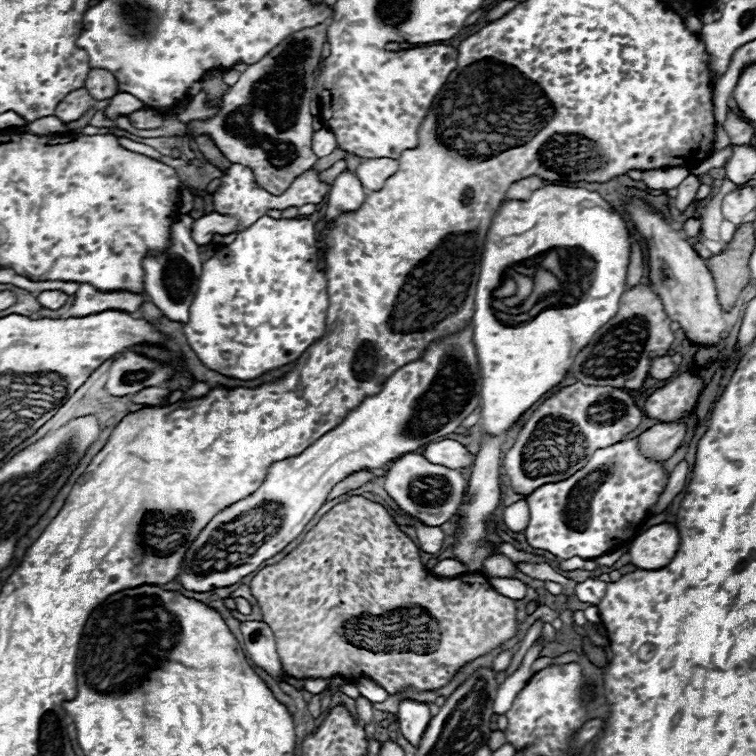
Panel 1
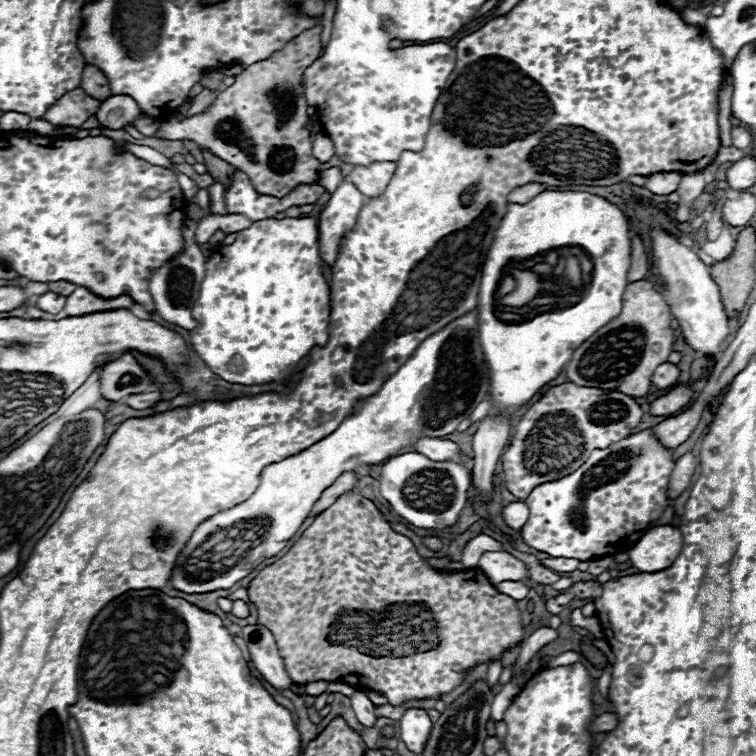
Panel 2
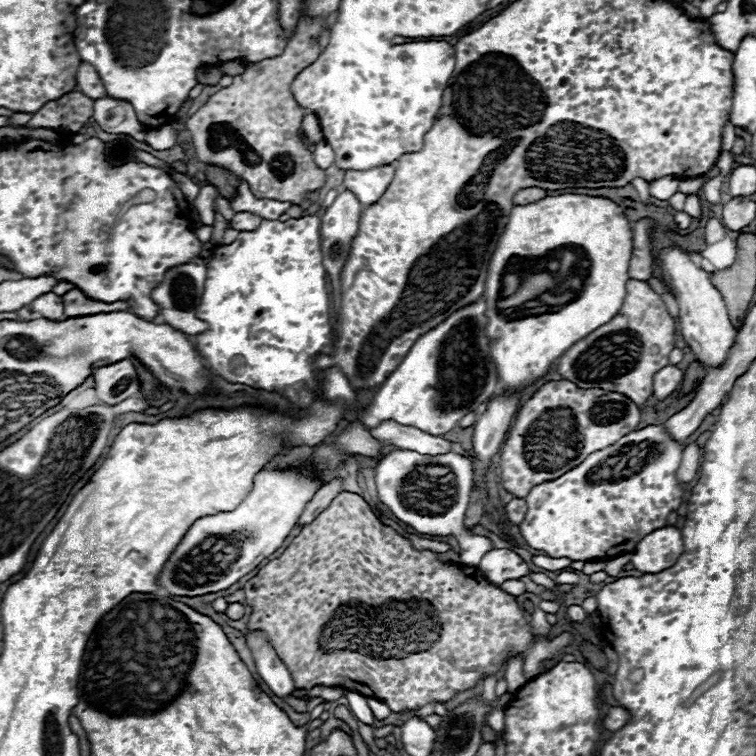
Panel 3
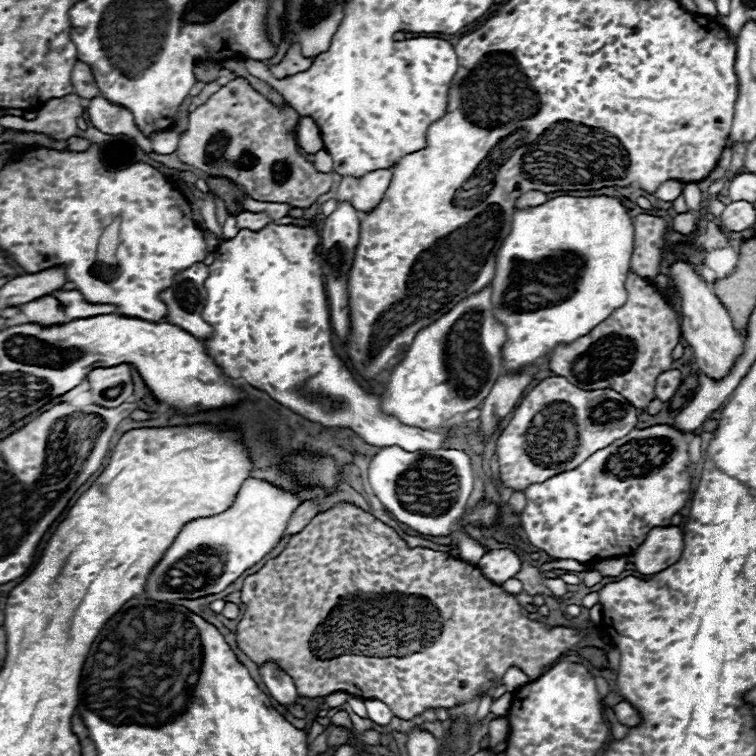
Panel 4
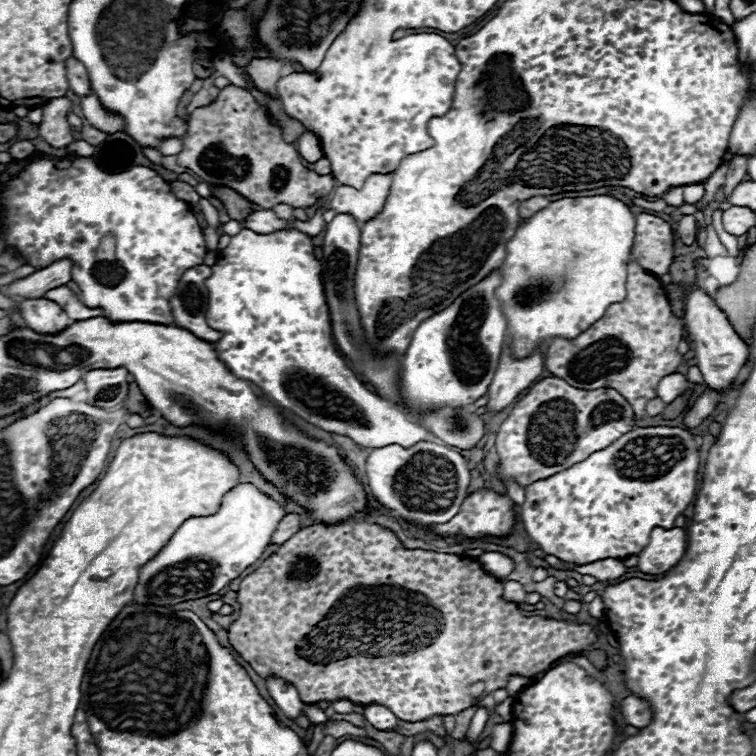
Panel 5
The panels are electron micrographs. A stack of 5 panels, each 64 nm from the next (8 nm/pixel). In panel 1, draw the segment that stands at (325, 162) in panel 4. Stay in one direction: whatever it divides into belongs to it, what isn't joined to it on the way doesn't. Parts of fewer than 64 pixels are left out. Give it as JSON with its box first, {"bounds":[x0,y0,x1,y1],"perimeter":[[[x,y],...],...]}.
{"bounds":[312,128,336,158],"perimeter":[[[320,128],[312,134],[312,150],[318,158],[328,156],[336,148],[336,136],[330,128]]]}

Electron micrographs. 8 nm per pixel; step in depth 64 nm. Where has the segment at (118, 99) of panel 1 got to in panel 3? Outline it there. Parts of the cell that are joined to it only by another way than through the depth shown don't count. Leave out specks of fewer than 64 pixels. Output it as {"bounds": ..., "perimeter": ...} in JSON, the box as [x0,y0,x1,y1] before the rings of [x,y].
{"bounds":[92,98,146,140],"perimeter":[[[116,98],[96,100],[92,120],[104,132],[110,134],[130,134],[136,140],[146,138],[146,134],[142,132],[142,124],[138,122],[136,110],[128,100],[116,100]]]}

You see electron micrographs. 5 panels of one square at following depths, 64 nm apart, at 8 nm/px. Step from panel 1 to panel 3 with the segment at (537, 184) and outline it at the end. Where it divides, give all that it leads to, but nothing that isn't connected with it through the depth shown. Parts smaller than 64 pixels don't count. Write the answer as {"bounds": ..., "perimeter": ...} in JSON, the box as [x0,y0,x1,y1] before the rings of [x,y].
{"bounds":[512,186,546,206],"perimeter":[[[532,186],[532,188],[522,188],[522,190],[518,190],[518,192],[514,194],[512,202],[522,206],[522,204],[530,204],[530,202],[534,202],[534,200],[540,200],[542,196],[546,196],[546,190],[542,190],[542,188],[536,188],[536,186]]]}

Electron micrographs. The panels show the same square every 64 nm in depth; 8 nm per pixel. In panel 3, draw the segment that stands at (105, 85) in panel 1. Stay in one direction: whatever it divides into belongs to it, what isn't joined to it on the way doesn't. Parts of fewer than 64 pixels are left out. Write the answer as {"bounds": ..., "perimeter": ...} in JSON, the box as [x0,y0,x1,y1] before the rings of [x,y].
{"bounds":[76,62,106,100],"perimeter":[[[82,62],[80,68],[78,68],[76,90],[80,90],[84,96],[88,96],[92,100],[98,100],[98,98],[106,96],[106,88],[104,88],[98,72],[94,70],[92,64],[86,64],[86,62]]]}

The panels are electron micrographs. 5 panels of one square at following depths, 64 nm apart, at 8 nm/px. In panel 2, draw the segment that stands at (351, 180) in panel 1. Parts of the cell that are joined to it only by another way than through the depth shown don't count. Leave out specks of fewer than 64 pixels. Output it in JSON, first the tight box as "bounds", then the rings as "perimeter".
{"bounds":[318,180,364,264],"perimeter":[[[342,180],[328,198],[326,208],[318,218],[320,230],[320,256],[332,264],[338,256],[340,238],[354,226],[354,220],[364,206],[364,196],[350,180]]]}

